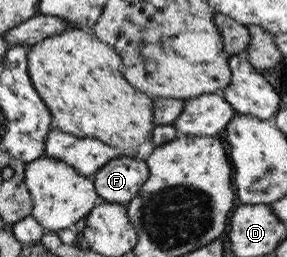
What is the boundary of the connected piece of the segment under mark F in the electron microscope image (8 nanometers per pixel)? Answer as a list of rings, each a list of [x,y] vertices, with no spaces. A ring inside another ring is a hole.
[[[117,155],[115,158],[106,161],[91,176],[91,179],[94,183],[95,193],[105,202],[125,204],[136,196],[137,190],[141,187],[145,179],[147,179],[147,176],[148,167],[144,161],[131,156]]]

